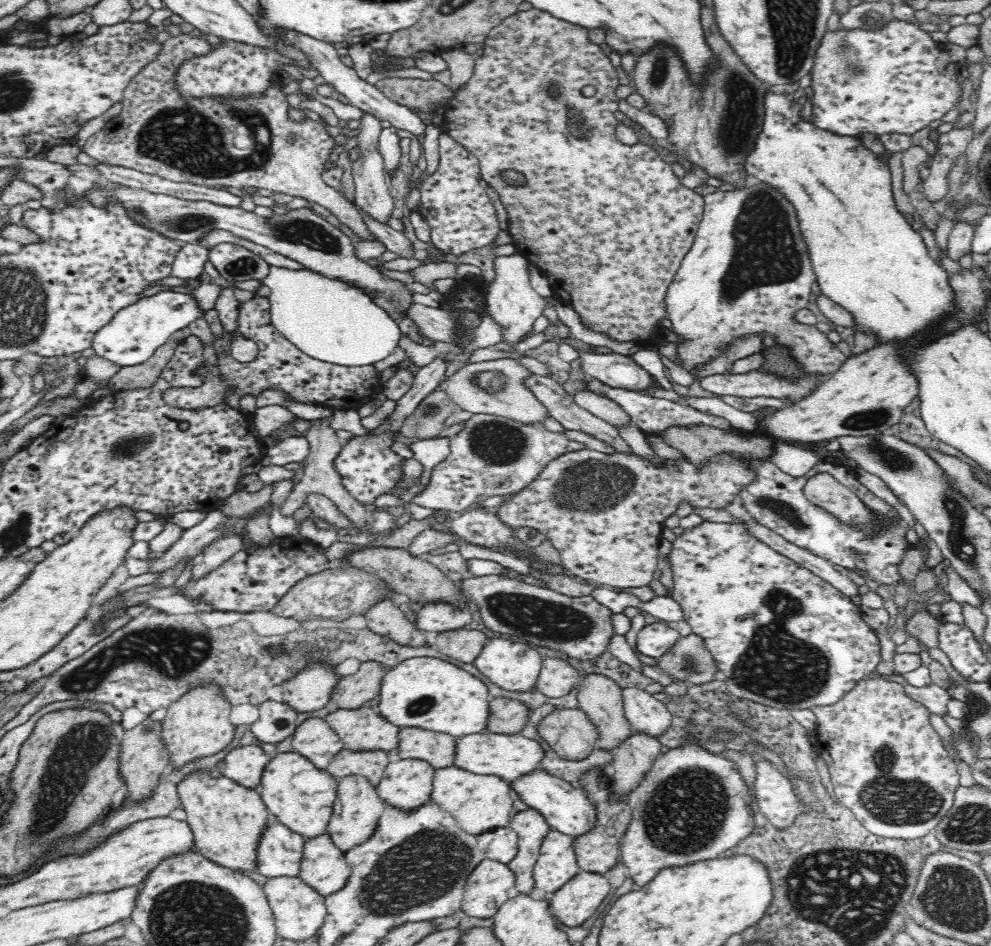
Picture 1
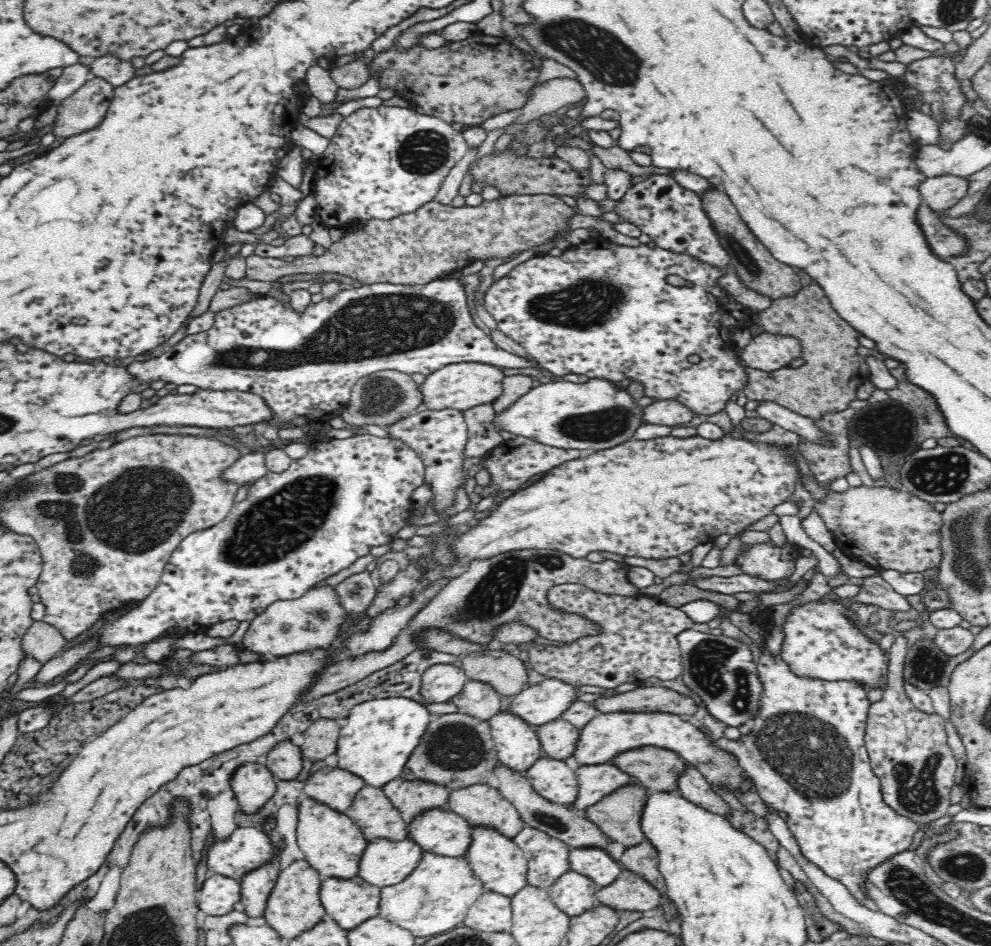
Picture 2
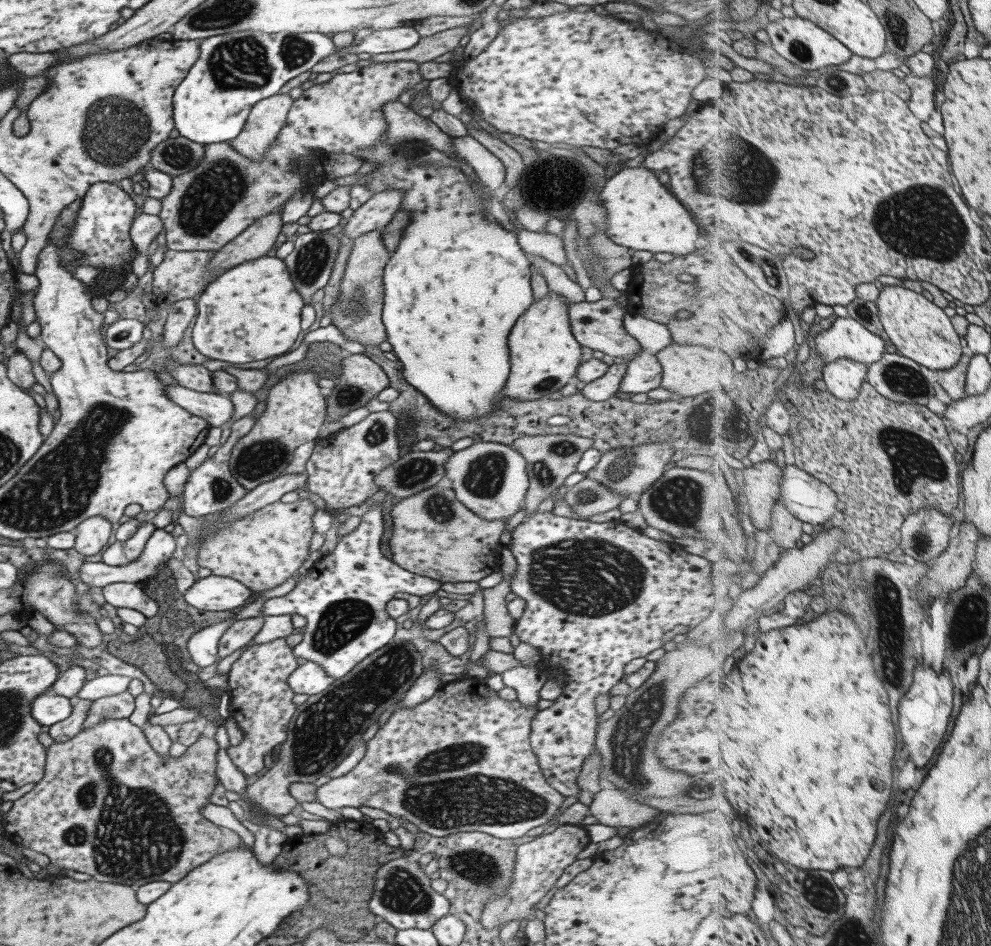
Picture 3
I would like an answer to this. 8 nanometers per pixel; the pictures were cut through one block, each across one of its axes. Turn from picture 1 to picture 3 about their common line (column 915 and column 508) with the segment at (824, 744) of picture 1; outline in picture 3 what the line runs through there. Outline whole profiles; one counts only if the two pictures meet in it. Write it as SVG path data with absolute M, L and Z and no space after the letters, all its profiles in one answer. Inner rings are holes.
M468 676L439 687L433 693L433 696L415 706L401 707L399 702L401 702L401 699L393 703L391 715L387 718L387 721L367 741L365 755L359 760L359 763L342 776L330 778L327 783L317 787L315 801L325 806L325 808L331 808L335 811L339 811L343 806L351 806L351 808L364 811L379 809L393 816L407 819L420 832L433 837L443 837L457 832L482 832L498 839L516 839L524 837L527 830L545 824L553 814L557 814L557 810L563 804L563 795L545 781L545 777L543 777L543 773L537 765L537 758L533 749L531 749L531 745L529 745L531 718L539 712L535 704L521 705L517 699L509 701L499 698L497 691L485 685L484 679Z

